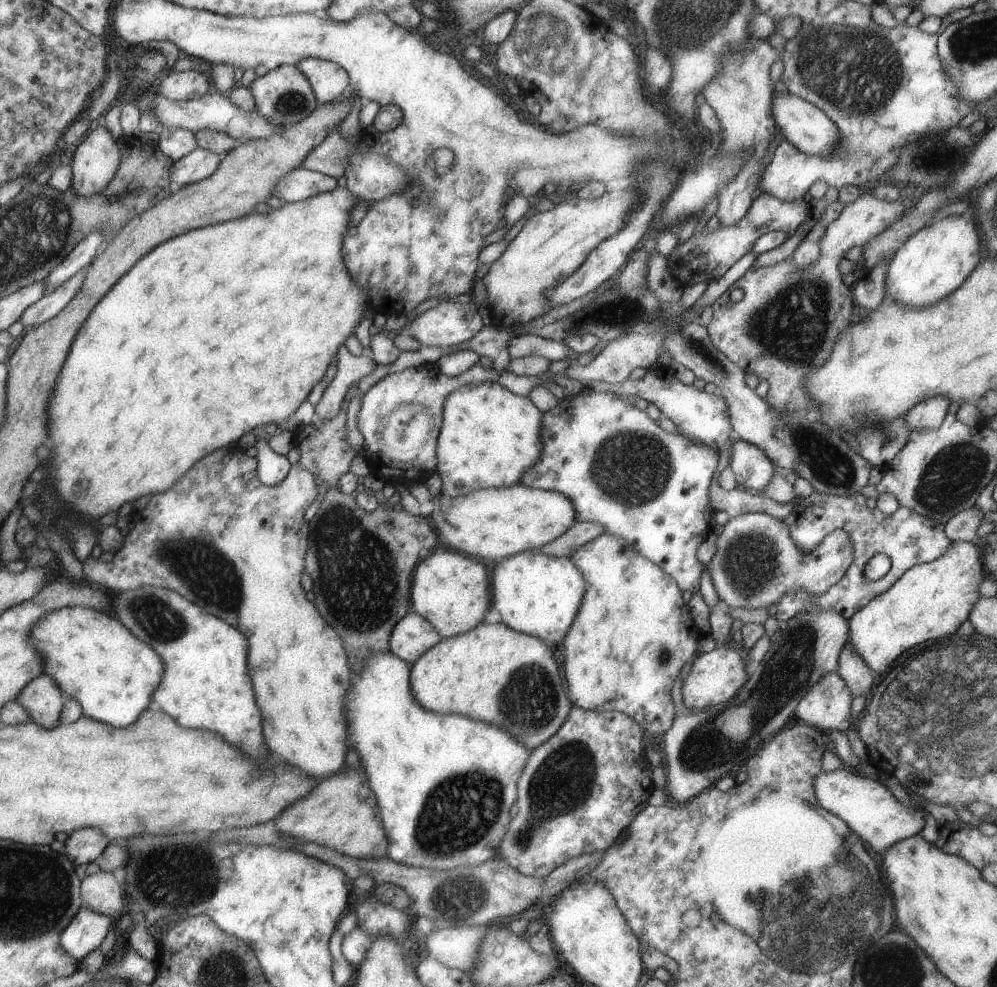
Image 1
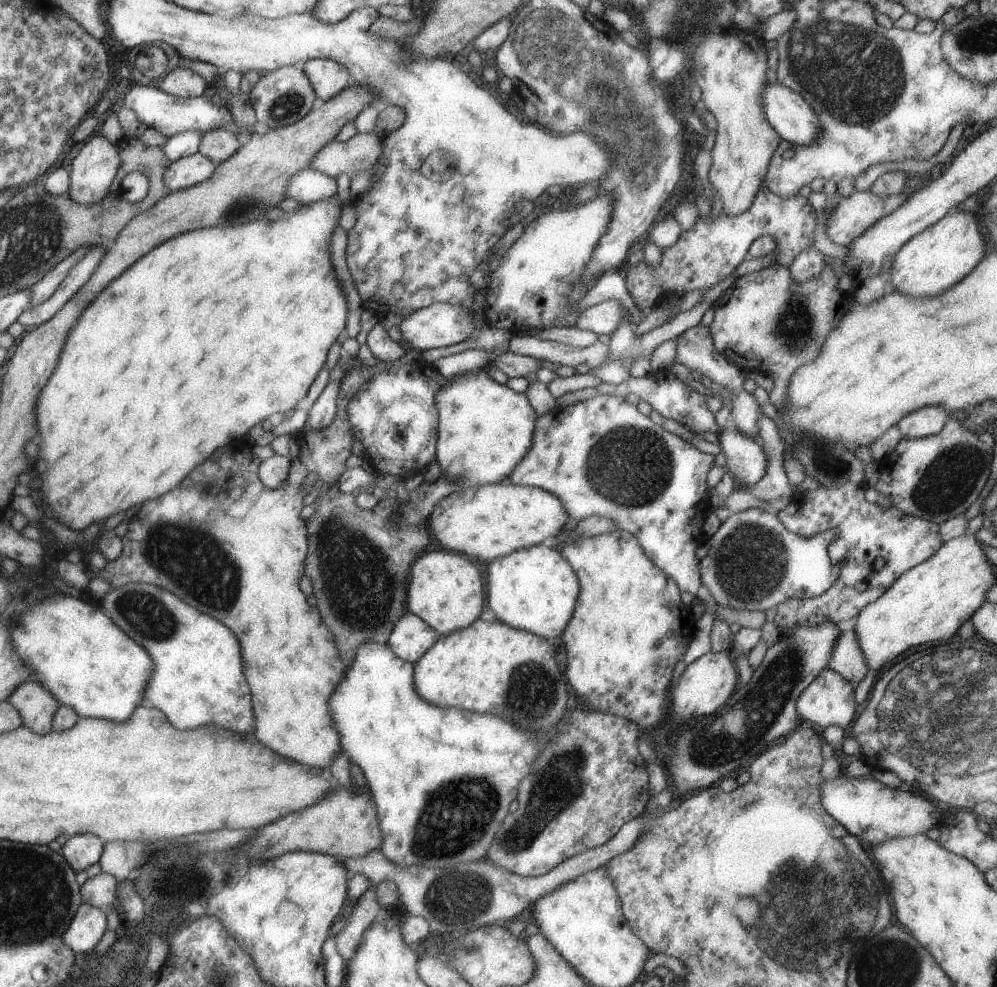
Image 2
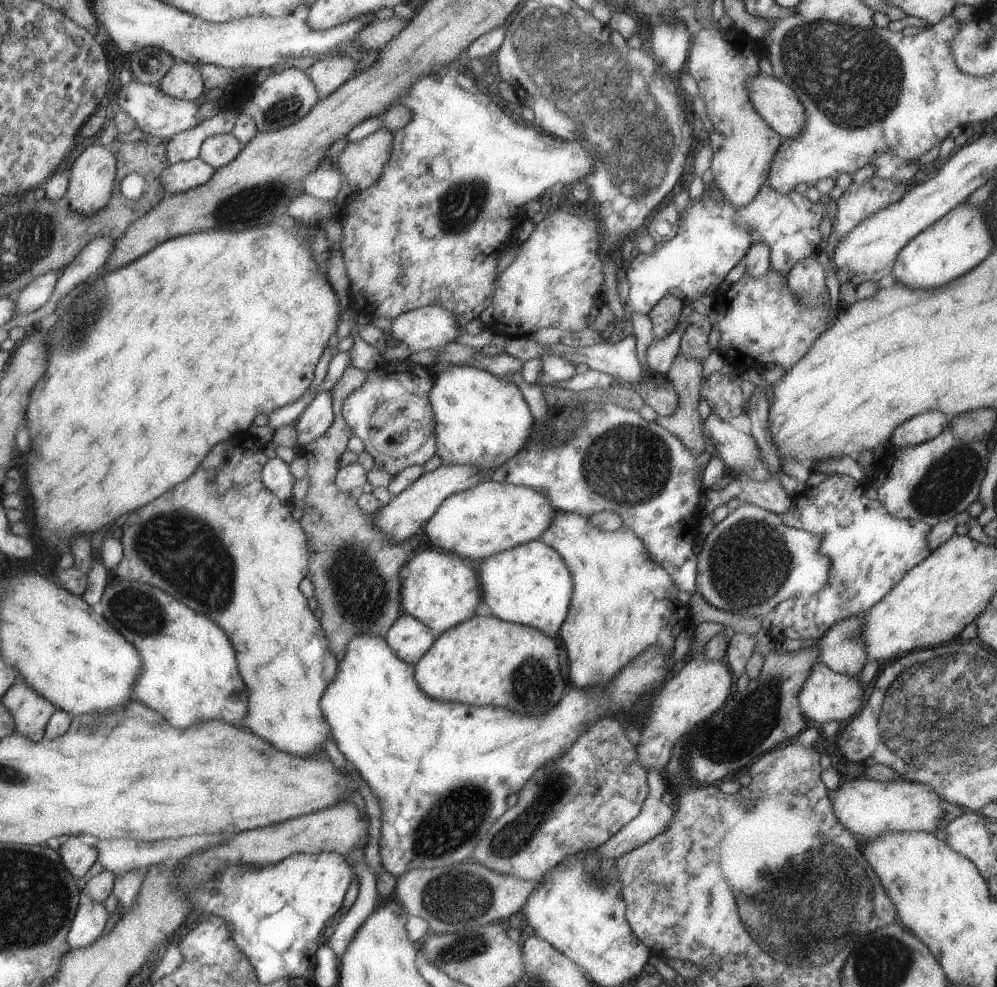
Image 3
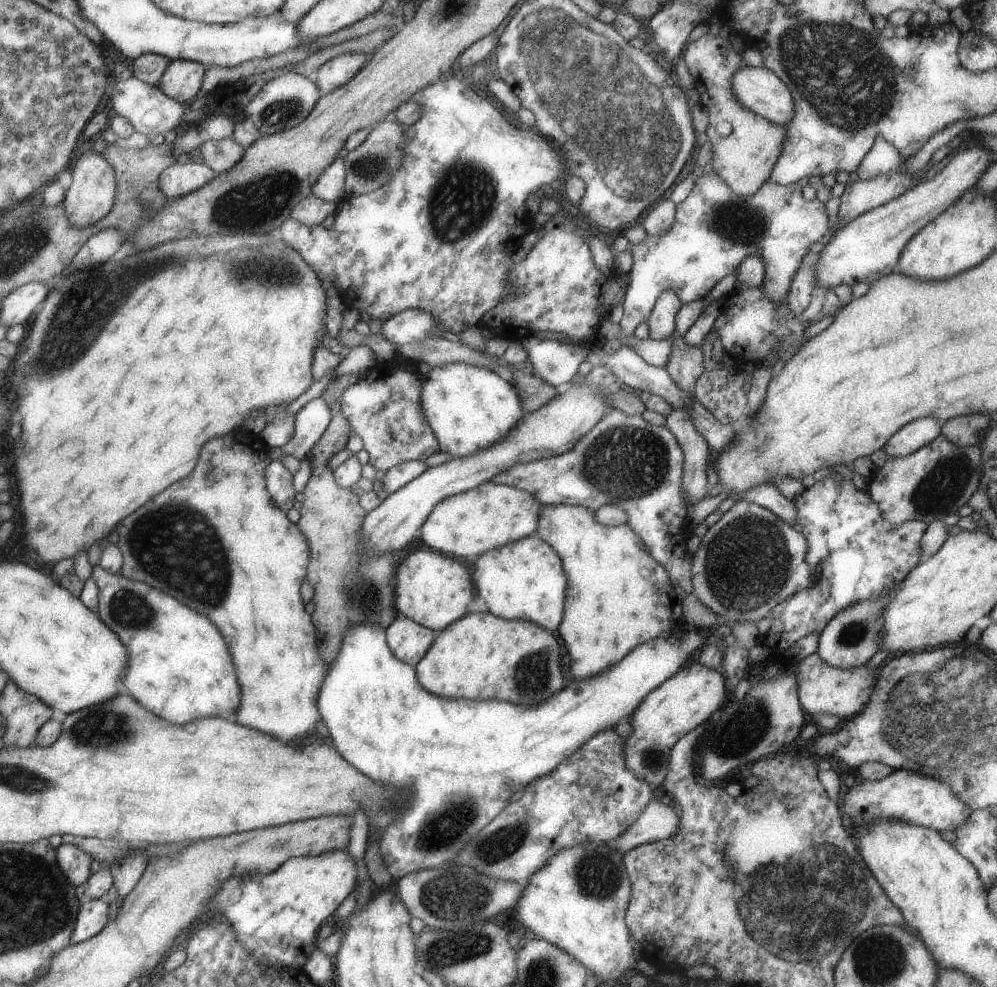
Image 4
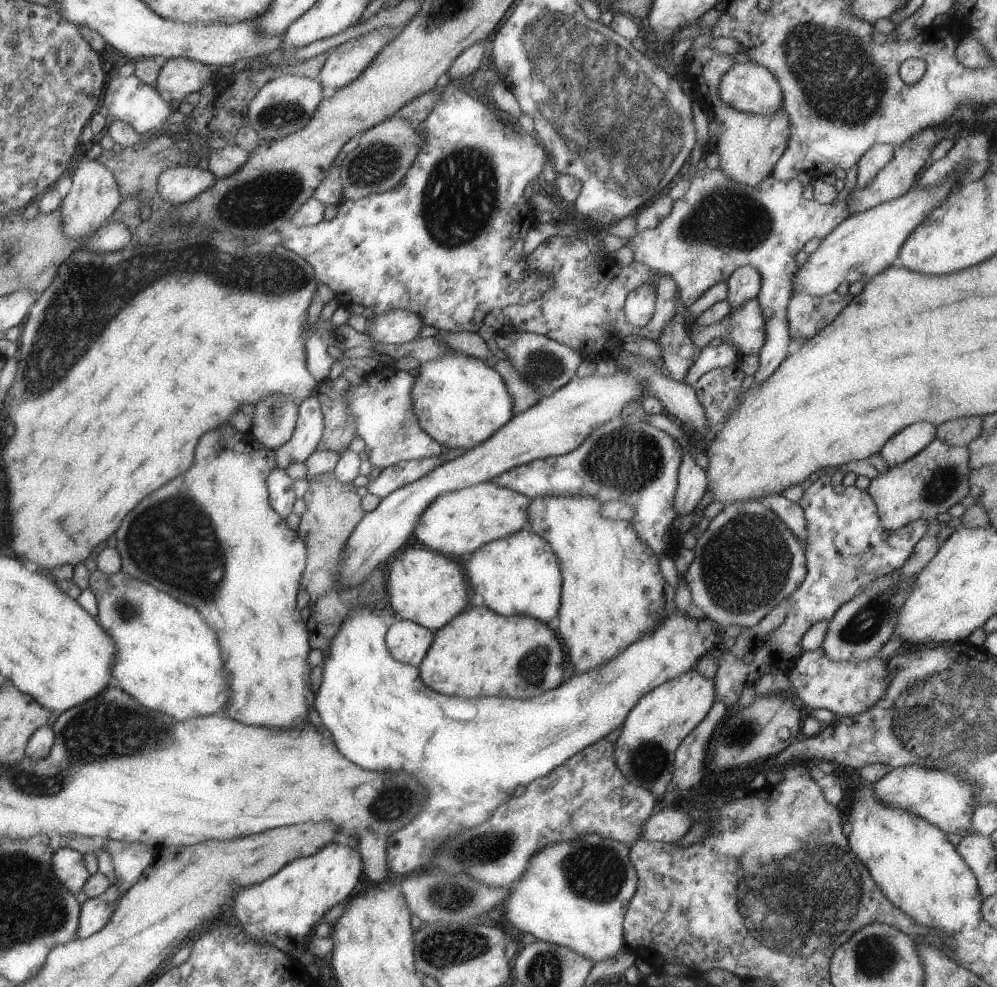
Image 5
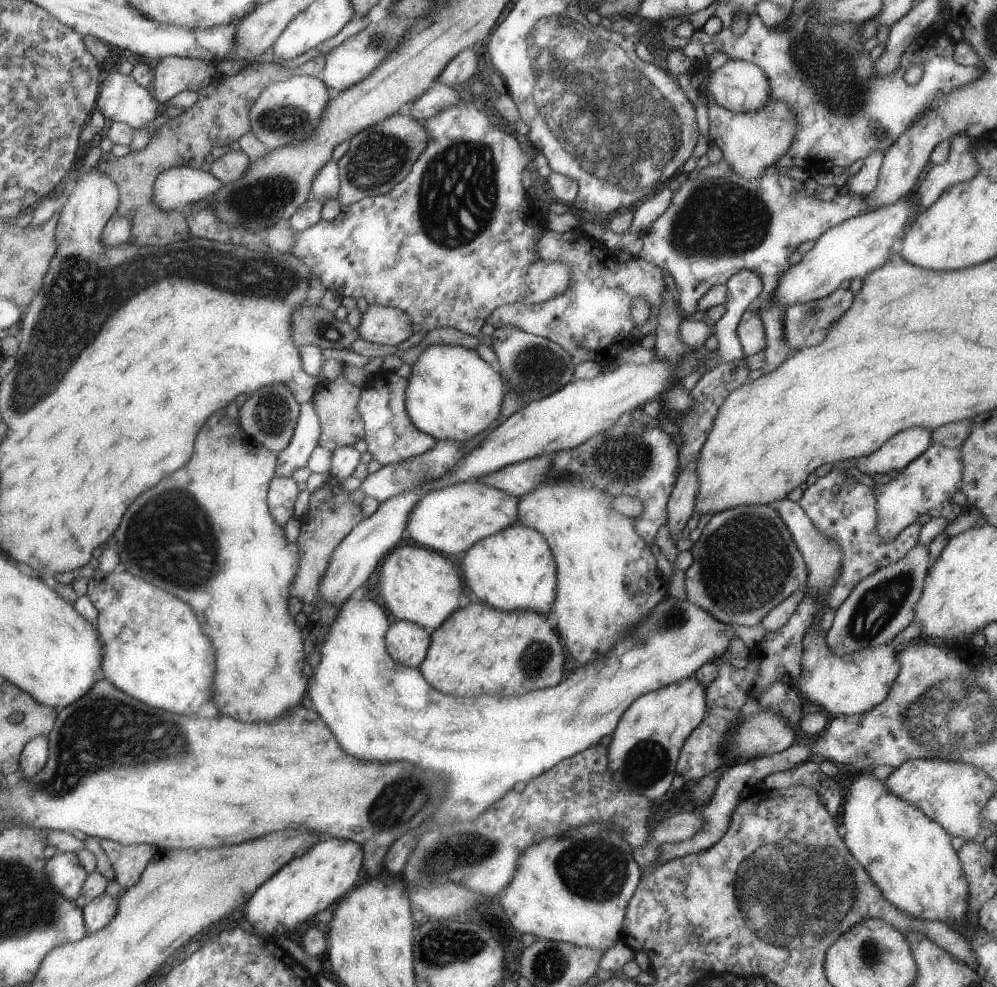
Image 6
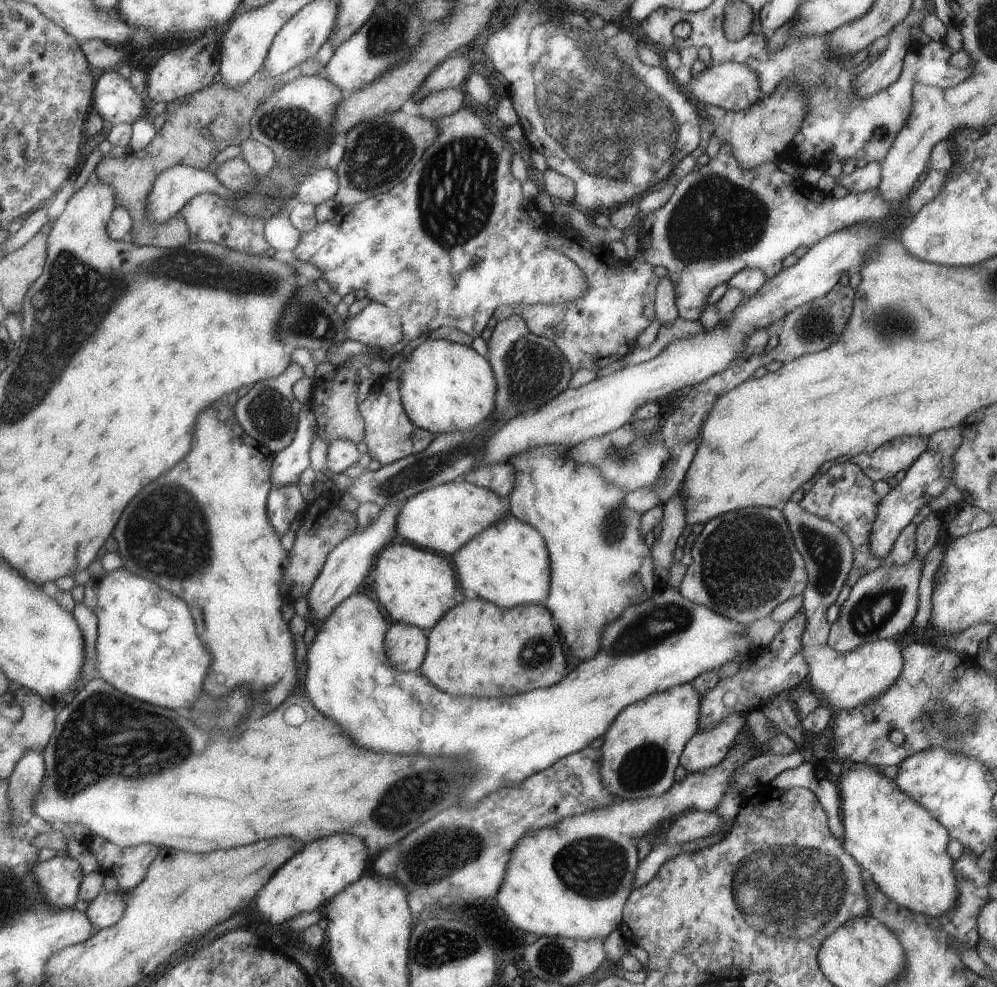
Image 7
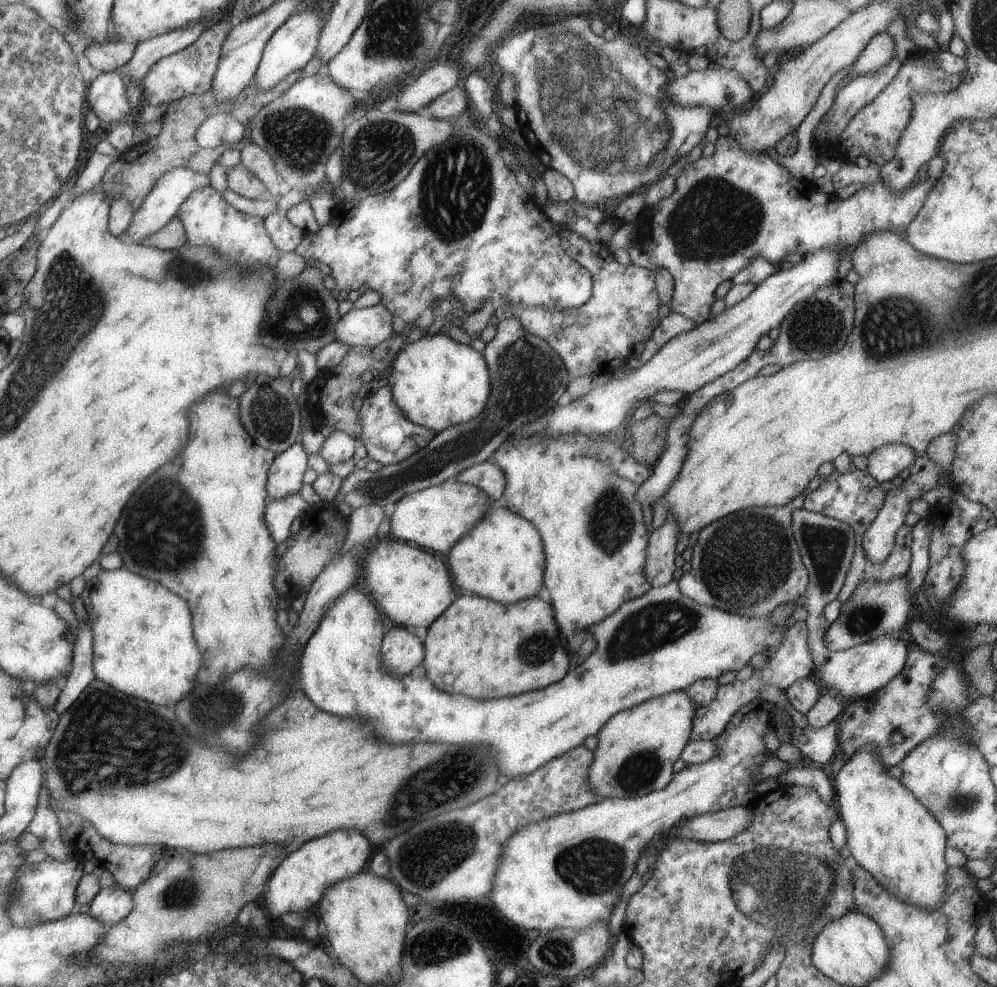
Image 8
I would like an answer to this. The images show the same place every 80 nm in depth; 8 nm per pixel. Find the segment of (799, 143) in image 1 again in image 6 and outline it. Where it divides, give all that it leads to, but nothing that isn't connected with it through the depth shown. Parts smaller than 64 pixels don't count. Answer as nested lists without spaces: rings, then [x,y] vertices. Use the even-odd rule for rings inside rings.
[[[727,59],[723,65],[711,71],[703,83],[698,88],[699,92],[705,96],[703,88],[707,95],[725,110],[732,113],[746,113],[756,111],[758,108],[765,106],[768,100],[768,90],[770,87],[767,84],[767,79],[763,71],[753,63],[745,61],[734,61]]]

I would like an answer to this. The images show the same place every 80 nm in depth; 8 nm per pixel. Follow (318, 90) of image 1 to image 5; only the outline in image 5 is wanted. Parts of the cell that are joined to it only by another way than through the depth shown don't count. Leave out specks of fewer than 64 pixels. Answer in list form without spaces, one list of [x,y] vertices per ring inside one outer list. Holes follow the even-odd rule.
[[[379,27],[371,29],[357,38],[350,38],[336,47],[327,49],[324,52],[326,56],[325,62],[317,76],[317,81],[322,86],[324,98],[333,96],[337,89],[354,81],[368,67],[368,64],[375,58],[375,55],[389,42],[387,34],[396,37],[399,33],[399,27],[392,29]]]

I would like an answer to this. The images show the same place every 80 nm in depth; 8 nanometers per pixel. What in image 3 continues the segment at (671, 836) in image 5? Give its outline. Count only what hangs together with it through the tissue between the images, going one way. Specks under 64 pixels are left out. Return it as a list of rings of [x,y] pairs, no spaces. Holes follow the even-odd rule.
[[[647,771],[647,798],[639,814],[623,825],[594,851],[603,858],[618,859],[622,854],[661,834],[671,822],[674,812],[661,801],[661,794],[668,791],[663,774]]]

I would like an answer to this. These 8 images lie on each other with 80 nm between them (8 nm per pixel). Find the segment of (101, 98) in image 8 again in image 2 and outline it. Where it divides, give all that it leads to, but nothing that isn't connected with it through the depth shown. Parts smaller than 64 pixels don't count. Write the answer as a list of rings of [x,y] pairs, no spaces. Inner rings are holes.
[[[137,82],[124,85],[124,90],[123,106],[129,107],[143,126],[153,128],[167,138],[185,131],[209,131],[211,129],[227,129],[235,135],[238,133],[238,127],[230,111],[226,110],[222,104],[217,108],[202,96],[176,97],[164,93],[156,84],[138,85]]]

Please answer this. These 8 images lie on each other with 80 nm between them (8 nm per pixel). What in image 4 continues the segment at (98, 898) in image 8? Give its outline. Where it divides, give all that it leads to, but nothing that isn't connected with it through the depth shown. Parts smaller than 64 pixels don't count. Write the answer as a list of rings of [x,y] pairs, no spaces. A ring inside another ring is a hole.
[[[104,898],[90,899],[78,906],[74,929],[70,936],[71,943],[85,941],[98,933],[107,922],[108,904]]]

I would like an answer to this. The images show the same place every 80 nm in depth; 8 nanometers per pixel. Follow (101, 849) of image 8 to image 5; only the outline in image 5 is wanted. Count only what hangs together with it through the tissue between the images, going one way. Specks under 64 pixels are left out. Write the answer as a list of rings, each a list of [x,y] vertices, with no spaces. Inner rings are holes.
[[[100,840],[102,850],[107,852],[112,860],[115,885],[120,894],[139,880],[143,869],[154,858],[154,850],[141,843],[126,843],[123,841]]]

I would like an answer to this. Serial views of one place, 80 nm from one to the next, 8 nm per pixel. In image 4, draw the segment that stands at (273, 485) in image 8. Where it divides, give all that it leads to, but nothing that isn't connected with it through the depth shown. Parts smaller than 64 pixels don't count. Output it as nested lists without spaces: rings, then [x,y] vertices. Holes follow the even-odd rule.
[[[321,397],[311,399],[294,414],[293,436],[279,448],[268,447],[267,457],[270,461],[280,461],[284,456],[307,460],[310,448],[321,438],[330,420],[325,401]]]

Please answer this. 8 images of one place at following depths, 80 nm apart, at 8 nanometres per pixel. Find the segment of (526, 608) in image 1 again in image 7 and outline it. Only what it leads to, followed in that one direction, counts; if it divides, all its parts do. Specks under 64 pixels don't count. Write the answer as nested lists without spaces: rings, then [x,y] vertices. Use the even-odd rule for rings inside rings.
[[[511,514],[480,530],[457,548],[451,555],[451,563],[457,569],[461,588],[475,592],[499,608],[540,603],[548,594],[549,561],[543,537],[536,528]]]

